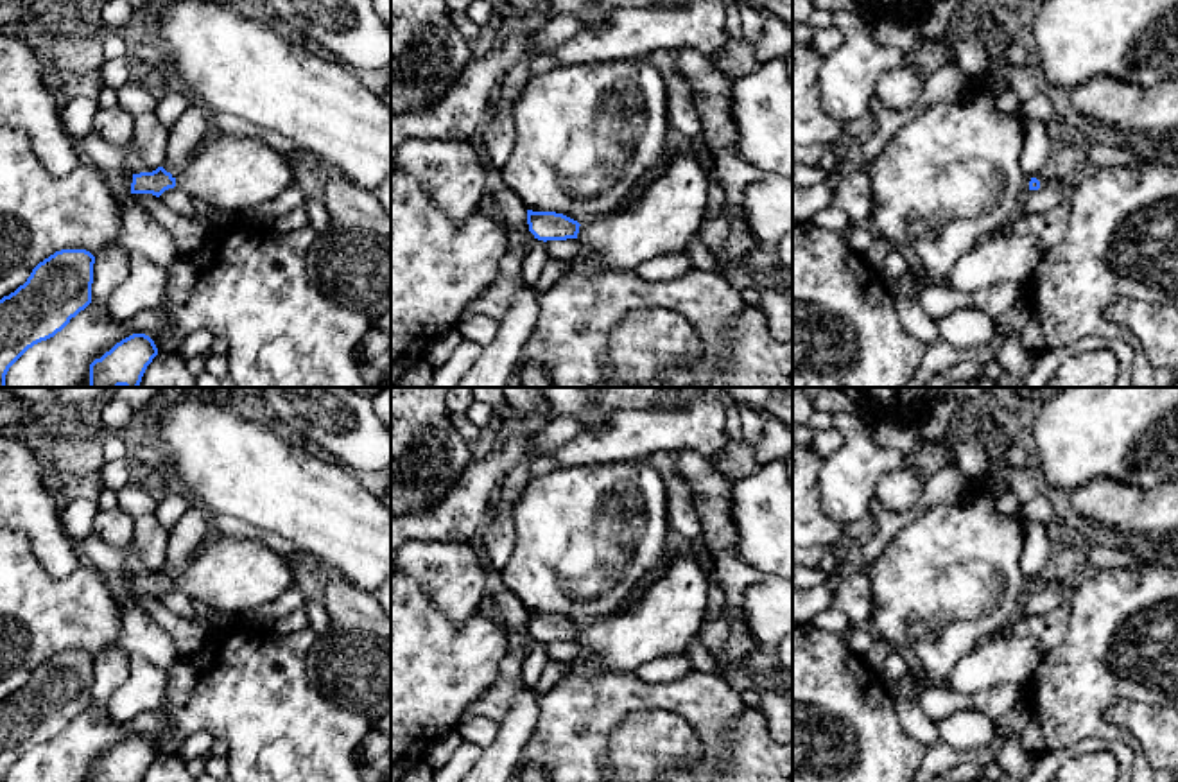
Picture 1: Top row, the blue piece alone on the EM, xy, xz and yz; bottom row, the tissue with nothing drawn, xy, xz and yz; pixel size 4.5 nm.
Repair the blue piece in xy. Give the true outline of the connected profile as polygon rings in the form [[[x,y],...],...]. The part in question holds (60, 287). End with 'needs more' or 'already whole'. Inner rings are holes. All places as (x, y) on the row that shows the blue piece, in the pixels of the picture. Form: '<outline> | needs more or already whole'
[[[61,249],[39,262],[27,282],[0,300],[0,387],[9,368],[34,344],[54,337],[91,303],[95,256],[86,249]]] | already whole

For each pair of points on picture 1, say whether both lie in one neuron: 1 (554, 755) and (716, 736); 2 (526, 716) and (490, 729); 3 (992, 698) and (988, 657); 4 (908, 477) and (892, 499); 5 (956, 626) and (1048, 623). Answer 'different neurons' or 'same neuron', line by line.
1: same neuron
2: different neurons
3: different neurons
4: same neuron
5: different neurons

